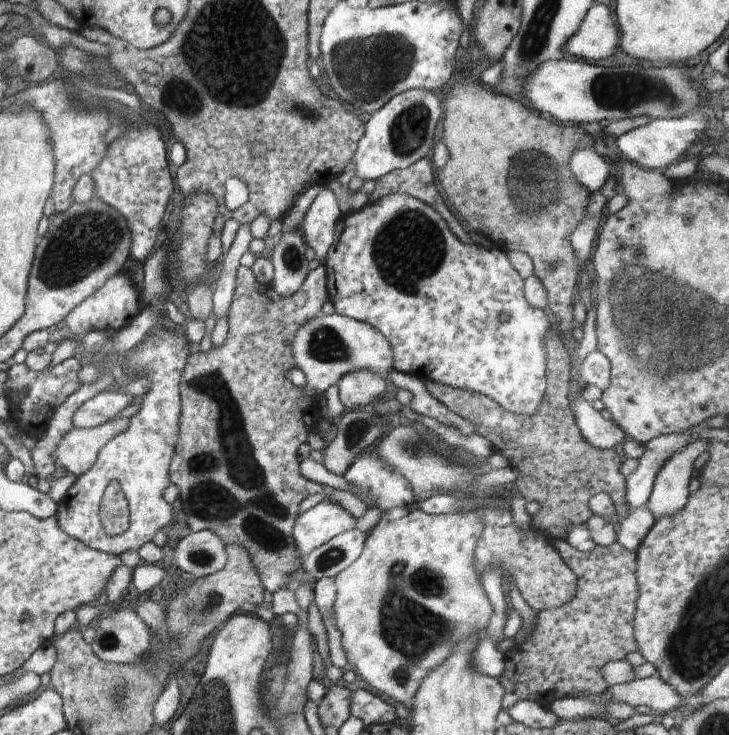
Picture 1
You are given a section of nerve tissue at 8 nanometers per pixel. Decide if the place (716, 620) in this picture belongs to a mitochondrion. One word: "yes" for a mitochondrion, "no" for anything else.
yes

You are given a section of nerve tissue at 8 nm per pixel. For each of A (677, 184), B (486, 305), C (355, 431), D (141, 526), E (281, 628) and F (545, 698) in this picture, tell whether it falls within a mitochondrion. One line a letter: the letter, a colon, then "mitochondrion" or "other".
A: other
B: other
C: mitochondrion
D: other
E: other
F: other

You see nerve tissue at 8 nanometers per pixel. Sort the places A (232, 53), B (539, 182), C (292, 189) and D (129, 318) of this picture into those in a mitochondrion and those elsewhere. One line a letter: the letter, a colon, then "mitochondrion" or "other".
A: mitochondrion
B: mitochondrion
C: other
D: other

